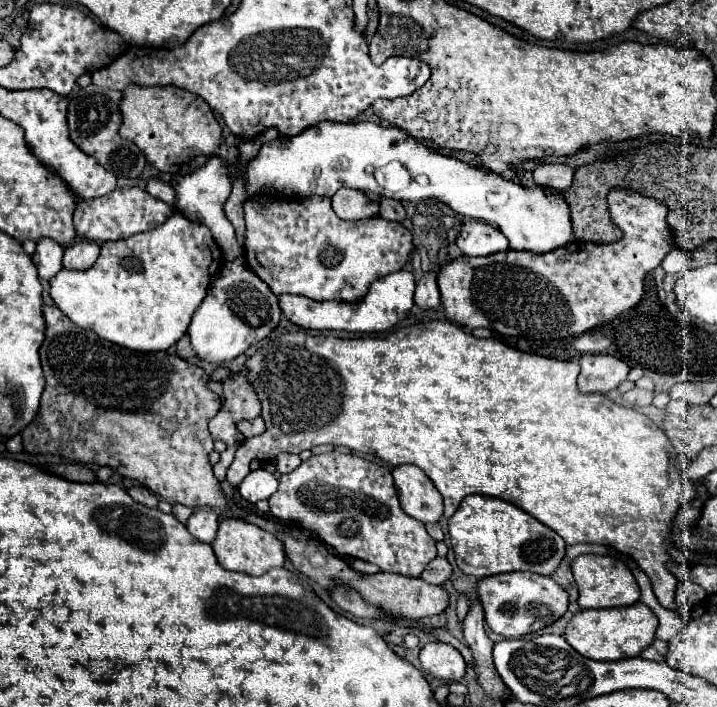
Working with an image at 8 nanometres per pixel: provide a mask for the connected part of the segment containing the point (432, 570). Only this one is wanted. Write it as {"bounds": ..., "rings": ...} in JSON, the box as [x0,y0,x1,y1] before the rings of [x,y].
{"bounds":[421,558,451,586],"rings":[[[435,558],[431,560],[431,564],[427,564],[427,568],[423,570],[421,578],[427,582],[427,584],[435,584],[435,586],[441,586],[445,580],[451,578],[451,564],[447,562],[447,558]]]}

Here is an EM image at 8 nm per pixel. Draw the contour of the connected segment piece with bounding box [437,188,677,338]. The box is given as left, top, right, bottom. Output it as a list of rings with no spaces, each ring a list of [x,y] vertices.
[[[633,188],[609,190],[607,204],[611,222],[623,232],[621,240],[617,242],[611,244],[571,242],[547,254],[505,250],[481,258],[461,256],[445,264],[437,274],[445,316],[459,326],[491,328],[501,336],[565,338],[587,332],[599,324],[617,318],[621,312],[635,308],[643,298],[645,276],[661,264],[663,256],[677,248],[677,244],[673,244],[673,228],[669,228],[667,224],[669,208],[665,208],[661,200],[643,196]]]

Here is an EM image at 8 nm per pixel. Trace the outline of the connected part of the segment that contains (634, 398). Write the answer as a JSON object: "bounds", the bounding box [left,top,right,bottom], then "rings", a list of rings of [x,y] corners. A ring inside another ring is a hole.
{"bounds":[623,388,655,406],"rings":[[[633,388],[633,390],[629,390],[629,392],[623,394],[625,402],[631,404],[631,406],[649,406],[651,400],[653,400],[653,396],[655,396],[655,392],[641,390],[641,388]]]}

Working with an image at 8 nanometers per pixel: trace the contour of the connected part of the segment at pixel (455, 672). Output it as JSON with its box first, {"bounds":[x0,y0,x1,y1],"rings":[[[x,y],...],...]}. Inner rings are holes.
{"bounds":[419,642,465,682],"rings":[[[429,642],[419,652],[421,666],[435,678],[445,682],[457,682],[465,674],[465,660],[463,656],[445,642]]]}

